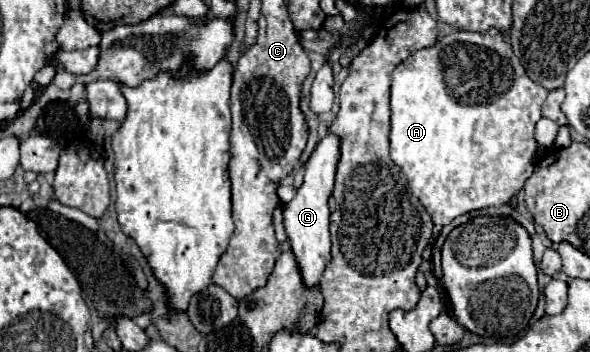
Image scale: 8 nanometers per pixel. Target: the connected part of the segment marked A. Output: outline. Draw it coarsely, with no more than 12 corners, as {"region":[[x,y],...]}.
{"region":[[506,35],[394,69],[390,157],[444,227],[534,173],[548,91]]}

